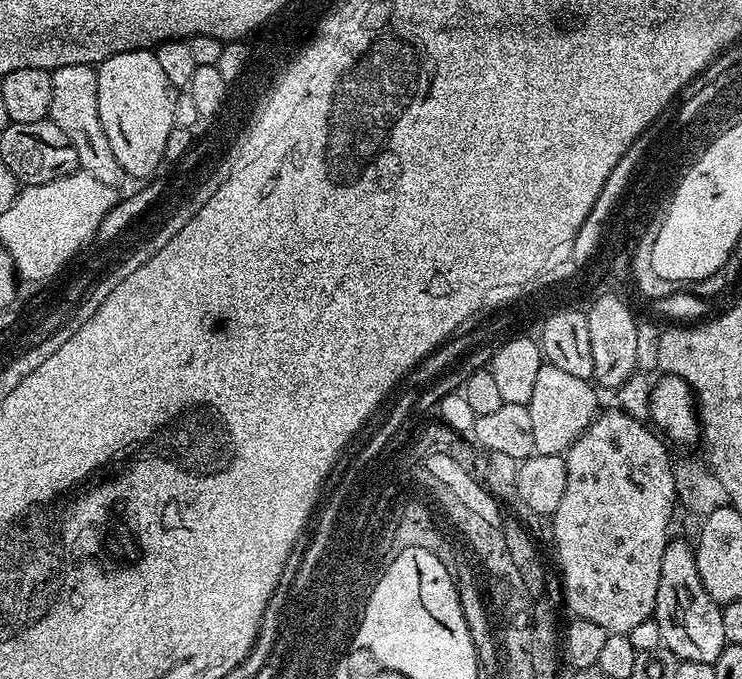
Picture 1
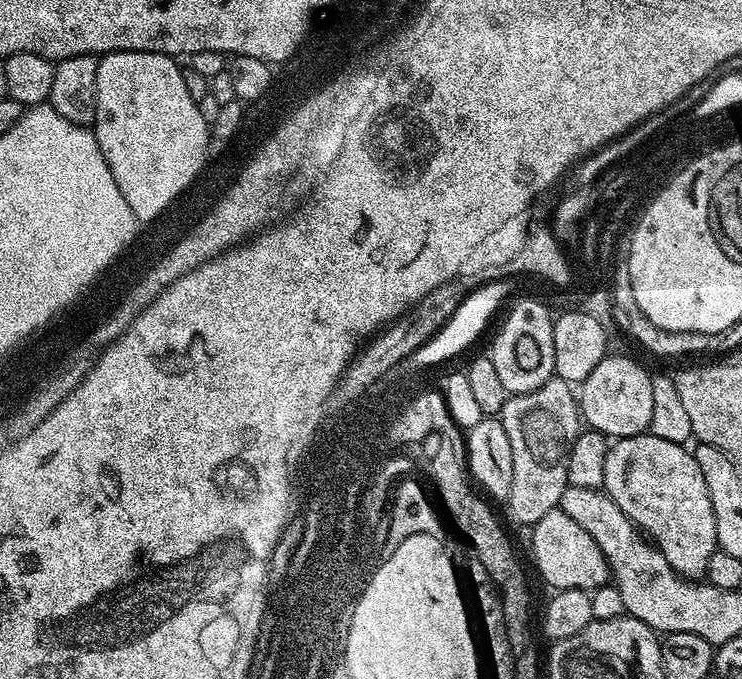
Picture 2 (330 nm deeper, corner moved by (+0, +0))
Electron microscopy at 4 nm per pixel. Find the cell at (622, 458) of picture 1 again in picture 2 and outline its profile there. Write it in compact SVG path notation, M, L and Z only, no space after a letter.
M559 510L546 514L531 529L532 556L536 559L536 568L540 576L549 584L549 589L583 588L595 590L603 584L609 583L610 569L598 542L574 522L574 518L566 518L566 514Z

